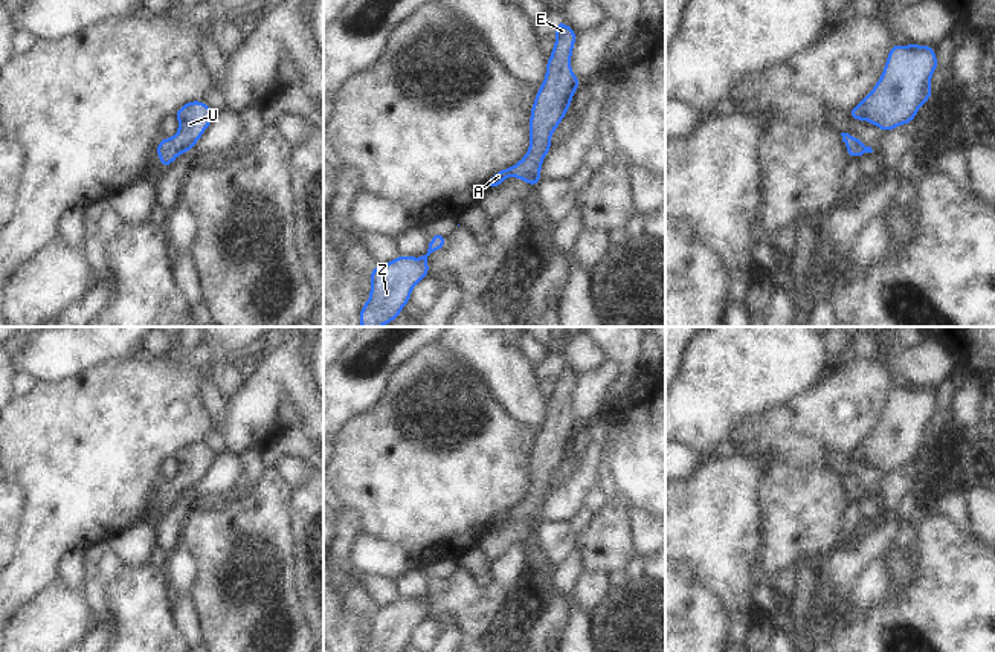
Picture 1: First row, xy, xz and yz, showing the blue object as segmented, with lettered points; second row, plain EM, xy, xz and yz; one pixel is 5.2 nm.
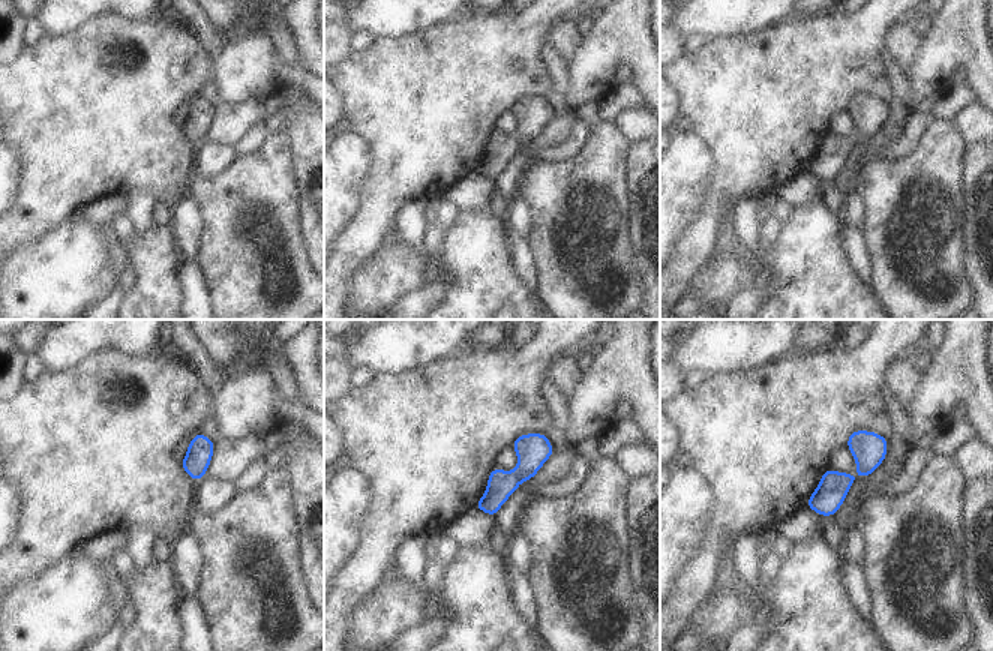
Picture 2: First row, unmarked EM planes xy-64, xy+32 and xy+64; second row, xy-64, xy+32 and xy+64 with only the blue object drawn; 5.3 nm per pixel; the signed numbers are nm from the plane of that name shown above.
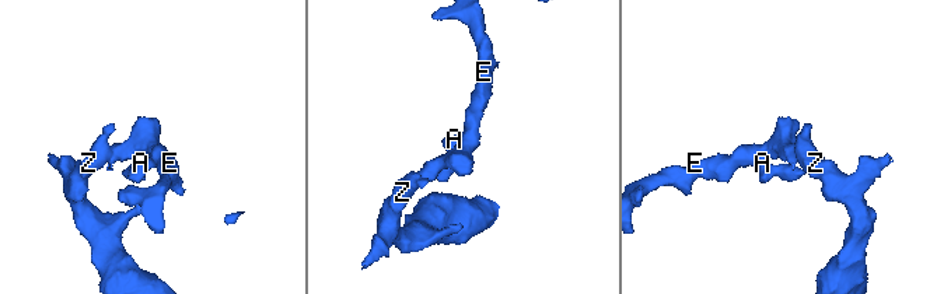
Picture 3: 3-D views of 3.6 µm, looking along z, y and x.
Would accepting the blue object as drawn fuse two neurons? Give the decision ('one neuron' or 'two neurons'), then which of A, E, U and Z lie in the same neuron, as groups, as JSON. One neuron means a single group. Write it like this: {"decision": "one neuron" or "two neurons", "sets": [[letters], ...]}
{"decision": "one neuron", "sets": [["A", "E", "U", "Z"]]}

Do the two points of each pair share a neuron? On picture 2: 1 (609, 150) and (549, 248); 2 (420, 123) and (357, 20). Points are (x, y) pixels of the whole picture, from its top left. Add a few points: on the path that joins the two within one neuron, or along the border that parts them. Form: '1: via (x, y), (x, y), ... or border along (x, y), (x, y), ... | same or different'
1: via (596, 174), (567, 209), (567, 216), (560, 224) | same
2: border along (410, 33), (375, 38) | different

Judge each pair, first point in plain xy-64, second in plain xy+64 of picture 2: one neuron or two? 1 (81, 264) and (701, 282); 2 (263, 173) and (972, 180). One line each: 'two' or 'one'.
1: one
2: two

